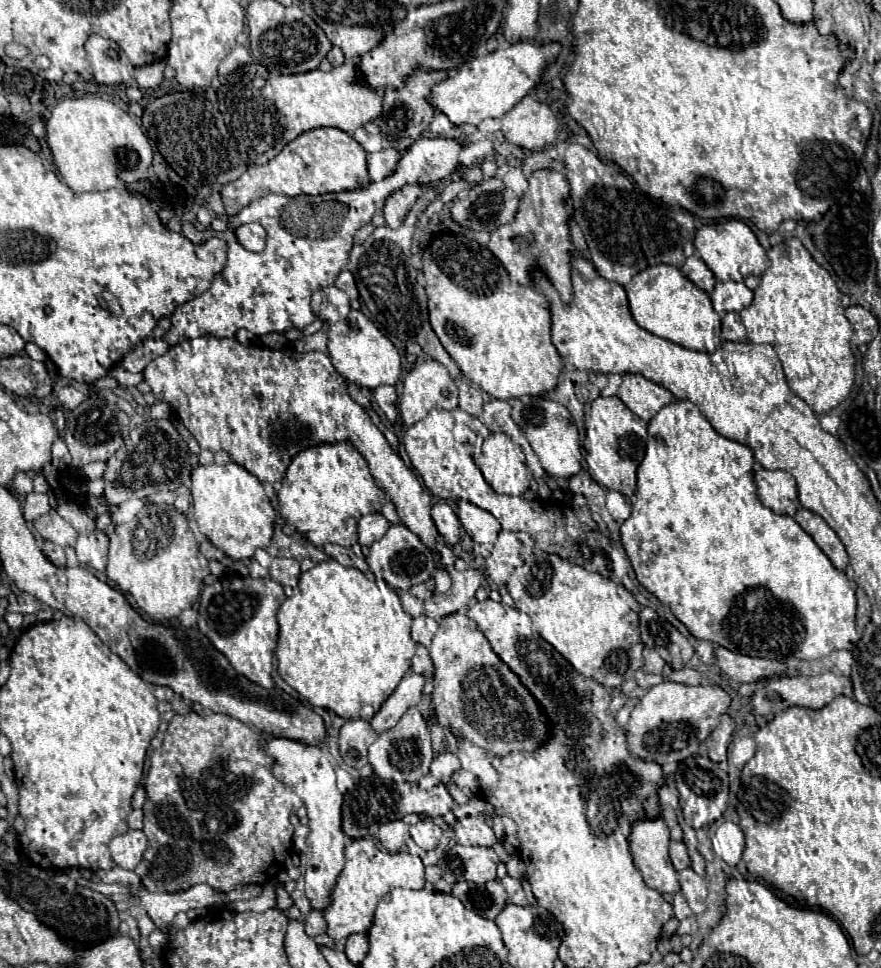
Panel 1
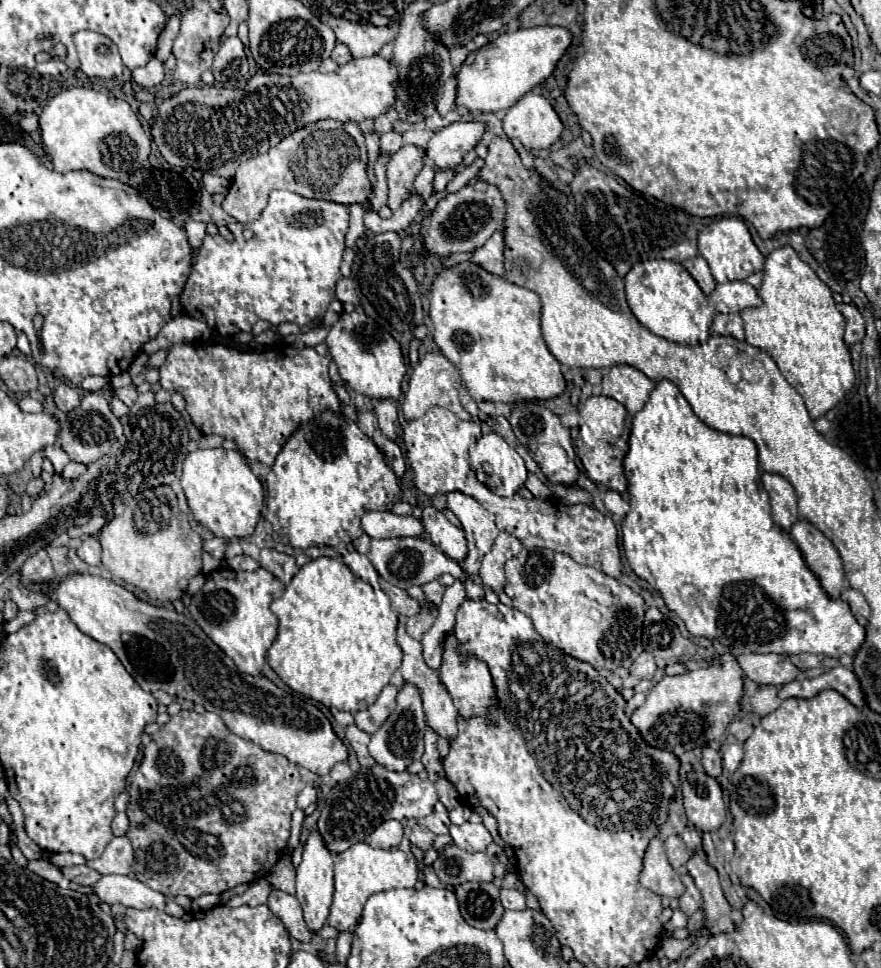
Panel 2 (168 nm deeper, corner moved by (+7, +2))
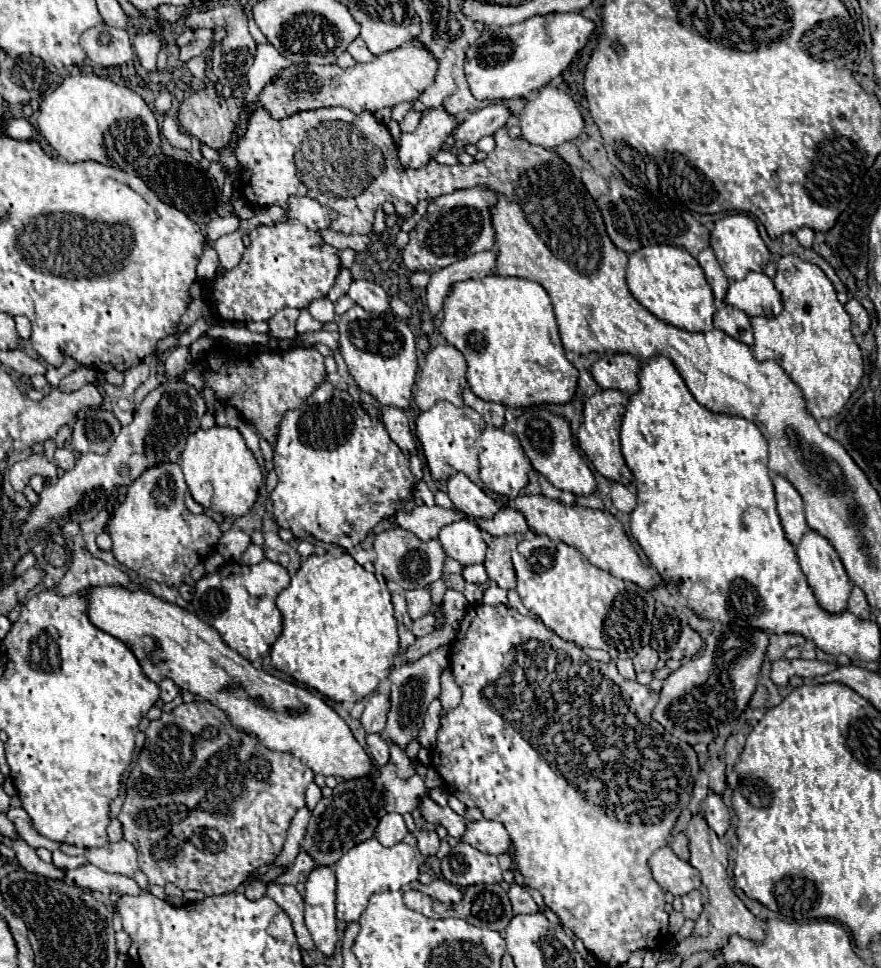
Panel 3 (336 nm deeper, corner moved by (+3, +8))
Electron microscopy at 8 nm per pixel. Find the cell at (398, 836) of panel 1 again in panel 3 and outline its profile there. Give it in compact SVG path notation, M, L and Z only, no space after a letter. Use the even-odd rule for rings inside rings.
M388 813L380 819L374 837L384 845L384 847L392 847L396 843L400 843L406 837L408 829L404 825L404 819L400 813Z

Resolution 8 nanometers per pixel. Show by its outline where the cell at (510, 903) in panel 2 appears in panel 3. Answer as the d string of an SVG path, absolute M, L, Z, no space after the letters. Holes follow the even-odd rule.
M510 885L510 891L508 891L508 897L512 901L512 907L514 907L514 913L538 913L538 905L536 901L530 897L528 891L524 891L522 887L518 885Z

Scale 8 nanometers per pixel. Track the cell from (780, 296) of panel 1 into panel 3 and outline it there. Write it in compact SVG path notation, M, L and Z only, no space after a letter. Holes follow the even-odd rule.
M784 255L778 261L774 285L782 293L784 311L772 319L752 317L754 359L776 361L800 387L808 413L816 421L832 419L842 411L864 375L864 361L850 331L850 317L836 299L836 291L824 271L796 255Z

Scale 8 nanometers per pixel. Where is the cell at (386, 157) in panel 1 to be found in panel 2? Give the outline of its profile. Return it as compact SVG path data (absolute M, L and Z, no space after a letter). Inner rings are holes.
M390 131L390 133L384 133L380 137L380 149L382 149L382 155L386 155L386 157L394 155L400 147L402 147L402 135L400 133Z

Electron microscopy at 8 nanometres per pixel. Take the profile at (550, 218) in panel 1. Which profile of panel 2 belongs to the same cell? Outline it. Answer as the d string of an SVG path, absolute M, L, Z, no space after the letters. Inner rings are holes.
M496 231L482 247L478 247L472 261L482 265L486 271L504 277L504 231Z

